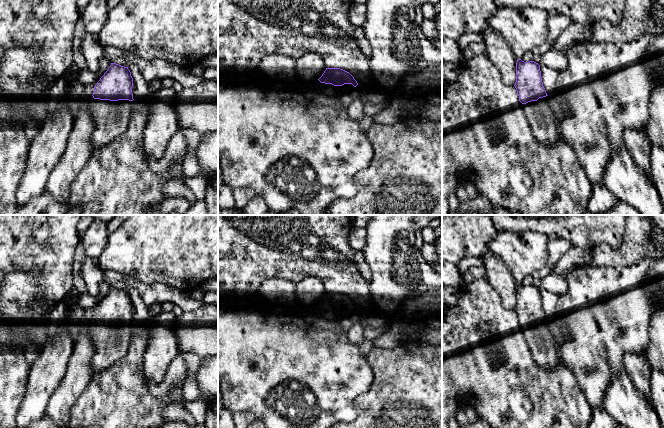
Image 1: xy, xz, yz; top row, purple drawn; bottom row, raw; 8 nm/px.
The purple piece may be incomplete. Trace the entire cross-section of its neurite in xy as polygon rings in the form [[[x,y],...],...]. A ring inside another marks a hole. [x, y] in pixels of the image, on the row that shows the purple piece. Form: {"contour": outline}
{"contour": [[[111,63],[108,70],[95,85],[93,98],[87,101],[95,126],[90,139],[92,153],[98,149],[102,149],[127,130],[132,112],[132,101],[134,100],[132,87],[133,78],[130,70],[128,67],[116,63]]]}

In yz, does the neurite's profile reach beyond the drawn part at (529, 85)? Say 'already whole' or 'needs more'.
needs more

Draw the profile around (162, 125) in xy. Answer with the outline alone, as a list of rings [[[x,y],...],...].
[[[172,87],[160,88],[149,100],[149,113],[143,134],[145,155],[161,159],[170,140],[180,131],[175,105],[177,93]]]

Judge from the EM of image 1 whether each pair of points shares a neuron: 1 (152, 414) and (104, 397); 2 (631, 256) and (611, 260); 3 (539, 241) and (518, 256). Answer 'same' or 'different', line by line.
1: same
2: same
3: same

